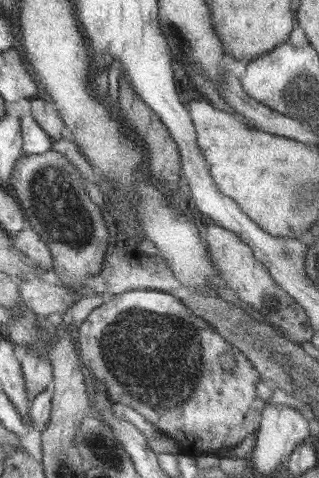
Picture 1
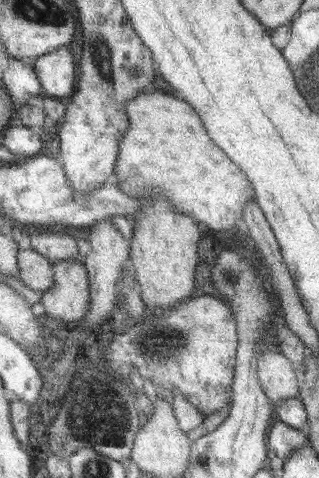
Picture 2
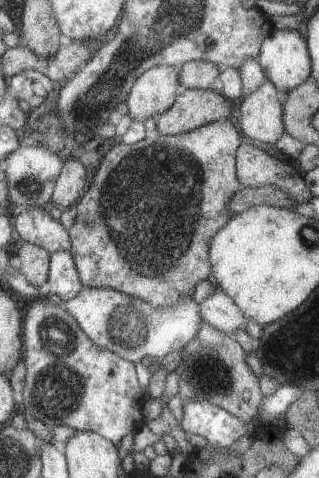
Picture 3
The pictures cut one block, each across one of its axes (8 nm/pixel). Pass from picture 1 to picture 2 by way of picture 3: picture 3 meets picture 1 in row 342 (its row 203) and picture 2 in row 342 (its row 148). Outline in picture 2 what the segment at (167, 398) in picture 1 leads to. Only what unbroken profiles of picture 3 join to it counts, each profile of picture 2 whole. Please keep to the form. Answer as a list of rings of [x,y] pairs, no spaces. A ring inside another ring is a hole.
[[[199,296],[187,302],[181,302],[175,310],[163,316],[147,316],[143,326],[137,324],[127,332],[119,334],[111,346],[105,350],[105,360],[111,362],[111,368],[117,372],[119,378],[129,376],[137,370],[141,378],[151,378],[153,386],[163,396],[173,396],[171,392],[179,390],[185,398],[199,408],[205,416],[223,410],[225,406],[233,404],[233,384],[237,376],[237,354],[239,354],[241,338],[239,338],[239,324],[233,314],[233,308],[223,298],[213,296]]]

